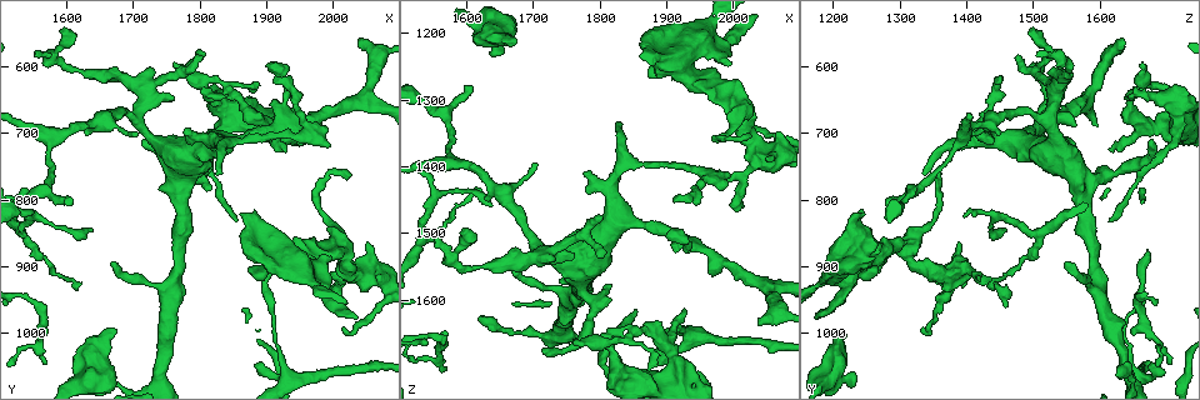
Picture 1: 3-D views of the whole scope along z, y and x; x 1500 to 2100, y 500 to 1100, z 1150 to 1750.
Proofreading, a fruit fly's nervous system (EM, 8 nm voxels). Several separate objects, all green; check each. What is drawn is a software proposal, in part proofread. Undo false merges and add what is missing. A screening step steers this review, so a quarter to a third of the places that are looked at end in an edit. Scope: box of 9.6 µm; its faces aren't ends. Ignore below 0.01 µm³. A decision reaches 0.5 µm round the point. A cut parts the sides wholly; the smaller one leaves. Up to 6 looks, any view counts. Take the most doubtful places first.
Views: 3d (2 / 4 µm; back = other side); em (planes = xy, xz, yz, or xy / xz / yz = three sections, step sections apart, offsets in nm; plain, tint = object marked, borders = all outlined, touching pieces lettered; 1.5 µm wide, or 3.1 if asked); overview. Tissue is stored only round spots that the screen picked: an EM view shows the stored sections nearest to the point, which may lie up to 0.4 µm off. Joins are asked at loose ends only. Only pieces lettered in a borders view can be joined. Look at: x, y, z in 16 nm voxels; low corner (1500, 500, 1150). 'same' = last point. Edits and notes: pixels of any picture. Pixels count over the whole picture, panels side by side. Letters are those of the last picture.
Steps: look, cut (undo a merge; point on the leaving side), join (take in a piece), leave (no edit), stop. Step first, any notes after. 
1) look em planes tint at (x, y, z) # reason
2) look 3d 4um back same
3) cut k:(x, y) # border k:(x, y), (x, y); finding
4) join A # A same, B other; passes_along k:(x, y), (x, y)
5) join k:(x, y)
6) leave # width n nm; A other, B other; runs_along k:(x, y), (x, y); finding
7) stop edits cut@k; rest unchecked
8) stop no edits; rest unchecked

look em xy step 4 tint at (1575, 580, 1540) # branch point

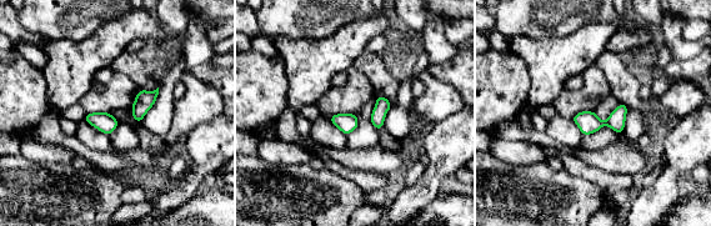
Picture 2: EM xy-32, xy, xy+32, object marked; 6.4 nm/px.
look em planes tint same

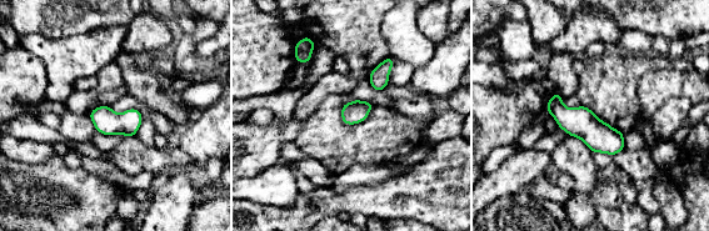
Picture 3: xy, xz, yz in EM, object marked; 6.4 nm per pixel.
look em planes borders same

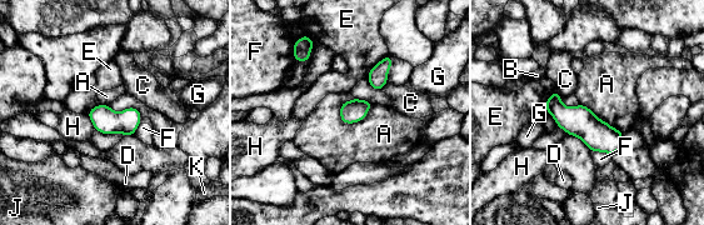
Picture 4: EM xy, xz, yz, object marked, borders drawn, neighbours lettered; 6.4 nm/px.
leave # A other, B other, C other, D other, E other, F other, G other, H other, J other, K other; border 4:(373, 104), (358, 121), (339, 119); one cell here

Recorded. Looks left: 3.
look em xy step 8 borders at (1680, 995, 1215) # stops while still wide

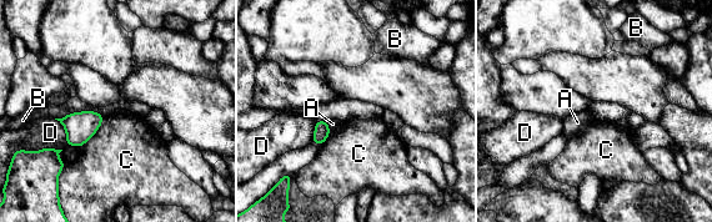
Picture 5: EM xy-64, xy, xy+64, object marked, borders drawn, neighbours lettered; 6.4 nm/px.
leave # longest_contact C 260 nm; A other, B other, C other, D other; border 5:(105, 117), (100, 127), (80, 147); no lettered piece goes on from it

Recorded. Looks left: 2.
look em planes borders at (1990, 695, 1425) # branch stops here

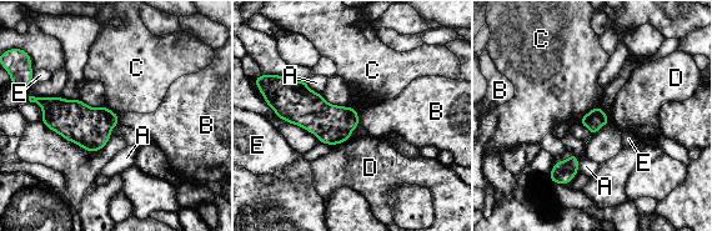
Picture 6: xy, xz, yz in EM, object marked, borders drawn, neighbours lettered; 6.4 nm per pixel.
leave # A other, B other, C other, D other, E other; border 6:(598, 106), (587, 111), (578, 120); none of them fits

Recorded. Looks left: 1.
stop no edits; rest unchecked

